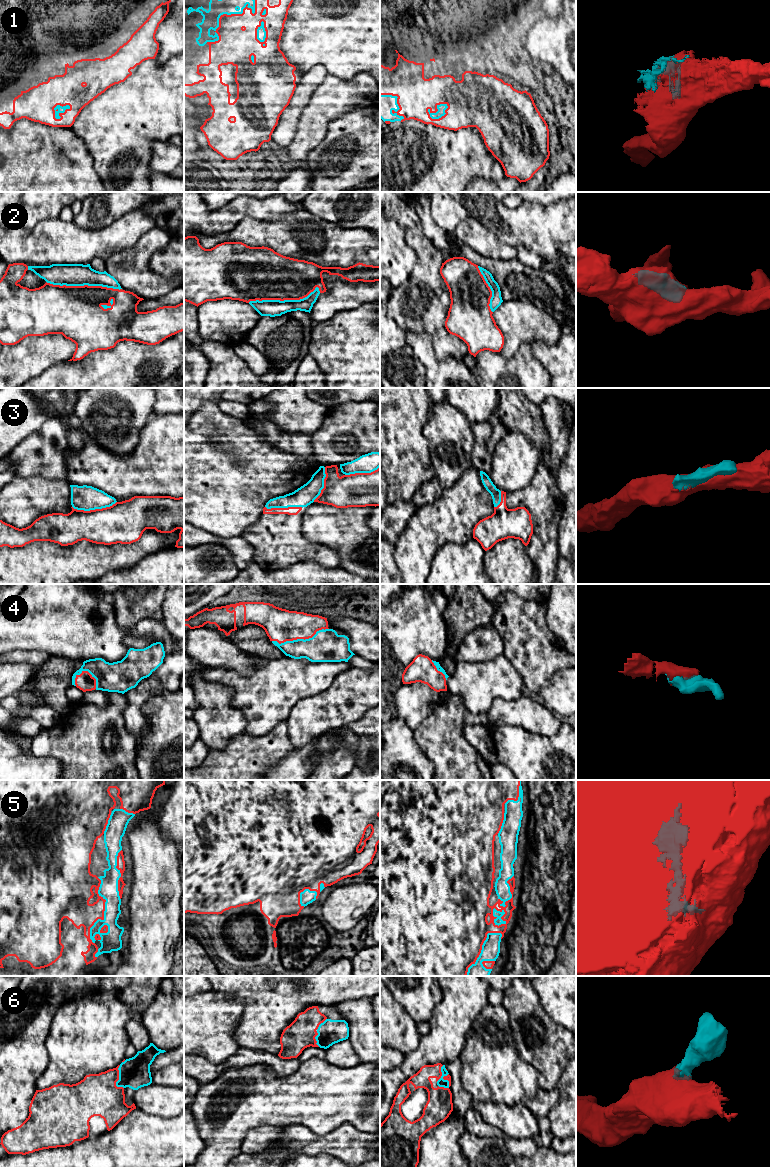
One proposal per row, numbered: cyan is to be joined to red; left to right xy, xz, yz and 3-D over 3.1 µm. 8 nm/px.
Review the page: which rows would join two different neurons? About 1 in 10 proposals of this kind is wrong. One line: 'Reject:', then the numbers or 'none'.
Reject: none

